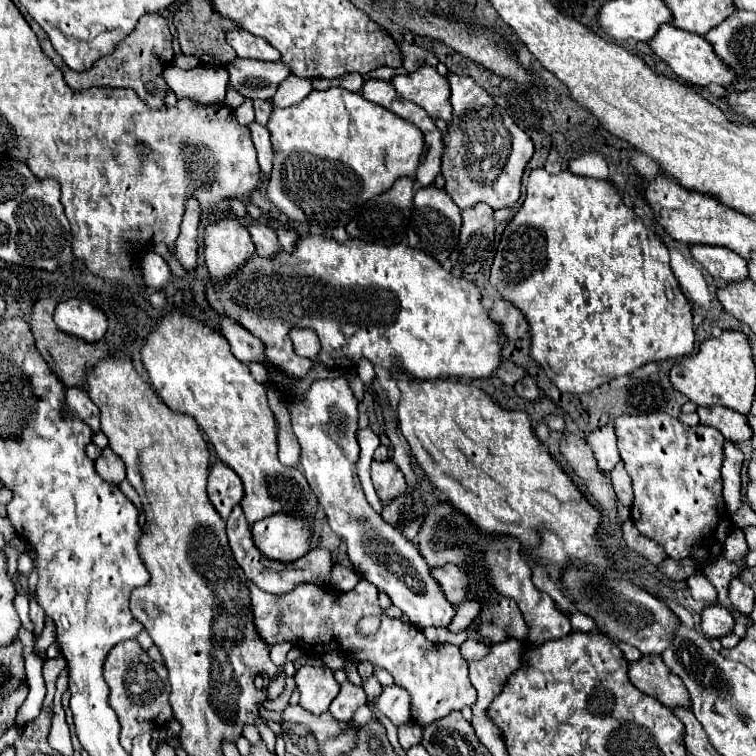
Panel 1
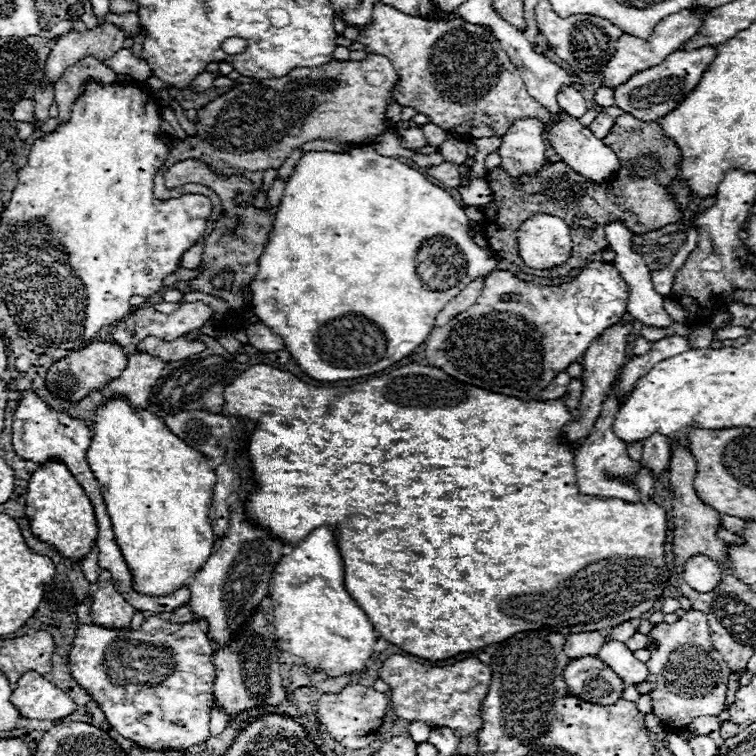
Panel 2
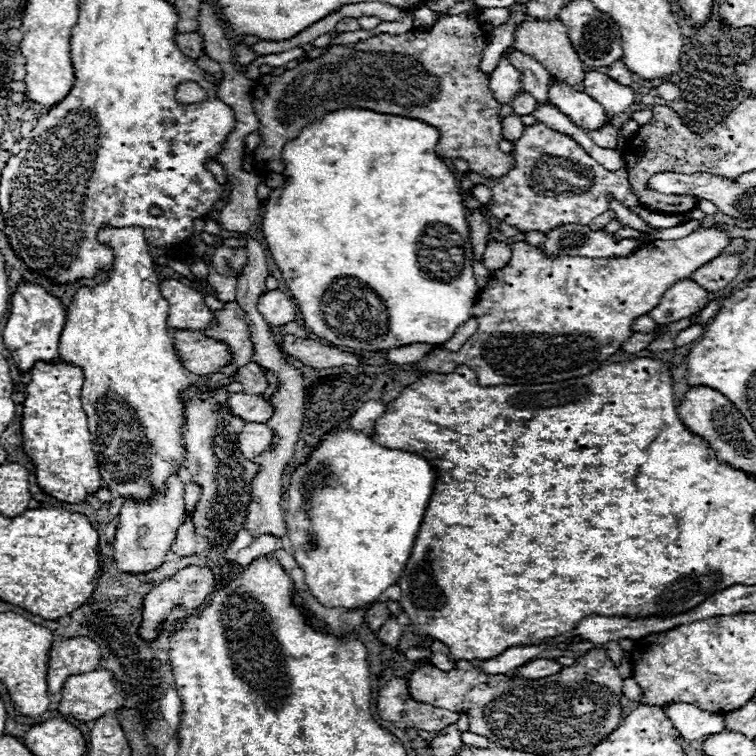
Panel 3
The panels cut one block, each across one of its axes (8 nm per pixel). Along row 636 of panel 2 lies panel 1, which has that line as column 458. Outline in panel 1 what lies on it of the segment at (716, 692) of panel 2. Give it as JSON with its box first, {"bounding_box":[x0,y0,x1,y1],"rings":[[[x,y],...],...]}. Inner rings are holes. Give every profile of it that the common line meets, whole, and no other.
{"bounding_box":[250,580,476,726],"rings":[[[360,580],[350,592],[338,592],[318,584],[300,584],[294,592],[274,596],[252,584],[250,594],[256,628],[270,646],[294,642],[302,648],[314,648],[316,652],[338,650],[352,654],[360,662],[370,660],[374,666],[386,668],[394,676],[394,684],[410,692],[410,714],[420,726],[432,724],[464,706],[472,706],[476,700],[476,690],[468,678],[468,664],[462,660],[458,646],[432,644],[412,624],[388,616],[382,616],[380,628],[372,636],[358,634],[356,626],[364,616],[380,614],[378,588],[368,580]]]}

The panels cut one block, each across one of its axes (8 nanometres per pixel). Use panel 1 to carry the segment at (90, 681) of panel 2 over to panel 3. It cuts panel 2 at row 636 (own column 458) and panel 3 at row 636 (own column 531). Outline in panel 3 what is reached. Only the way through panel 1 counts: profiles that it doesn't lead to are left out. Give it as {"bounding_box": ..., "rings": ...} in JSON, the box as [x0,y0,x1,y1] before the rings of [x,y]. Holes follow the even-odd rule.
{"bounding_box":[138,566,216,642],"rings":[[[190,566],[184,568],[180,572],[176,572],[172,578],[160,582],[158,586],[154,586],[146,598],[144,598],[144,606],[142,606],[142,624],[138,628],[140,636],[144,636],[144,640],[154,642],[162,630],[162,624],[166,620],[164,614],[176,610],[178,606],[184,606],[186,610],[198,610],[206,604],[206,598],[210,592],[214,592],[216,582],[212,582],[212,570],[204,568],[204,566]]]}

